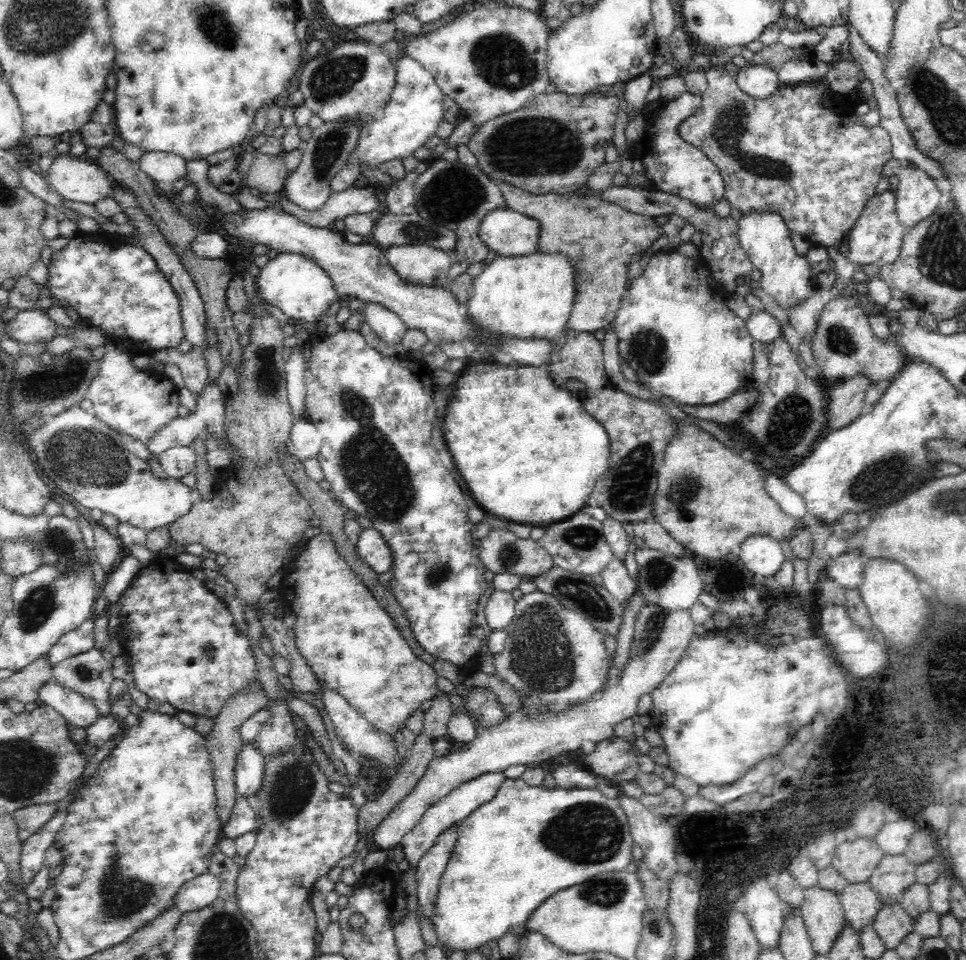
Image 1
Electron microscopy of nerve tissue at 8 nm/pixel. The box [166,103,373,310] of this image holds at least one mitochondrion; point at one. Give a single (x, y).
(329, 146)

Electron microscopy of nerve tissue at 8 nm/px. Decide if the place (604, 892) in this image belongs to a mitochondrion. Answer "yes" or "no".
yes

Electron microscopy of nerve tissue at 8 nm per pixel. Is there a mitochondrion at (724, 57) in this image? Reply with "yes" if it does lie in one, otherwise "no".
no

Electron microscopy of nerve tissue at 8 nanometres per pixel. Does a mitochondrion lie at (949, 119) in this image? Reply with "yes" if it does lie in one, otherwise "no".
yes

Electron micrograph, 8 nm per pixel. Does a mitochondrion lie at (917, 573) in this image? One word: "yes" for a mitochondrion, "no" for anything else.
no

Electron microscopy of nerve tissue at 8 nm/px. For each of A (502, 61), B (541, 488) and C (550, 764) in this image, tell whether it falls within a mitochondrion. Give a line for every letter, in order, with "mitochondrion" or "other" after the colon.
A: mitochondrion
B: other
C: other

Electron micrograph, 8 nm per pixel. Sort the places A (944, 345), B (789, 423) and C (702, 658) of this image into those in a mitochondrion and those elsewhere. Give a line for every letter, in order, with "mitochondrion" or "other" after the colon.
A: other
B: mitochondrion
C: other

